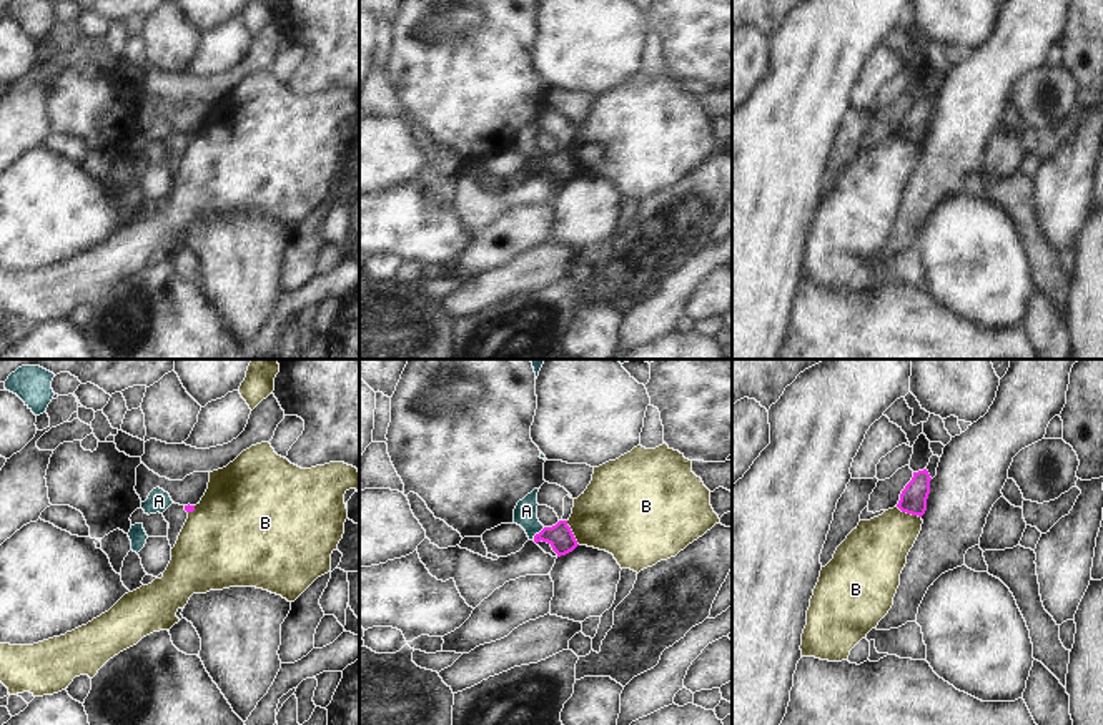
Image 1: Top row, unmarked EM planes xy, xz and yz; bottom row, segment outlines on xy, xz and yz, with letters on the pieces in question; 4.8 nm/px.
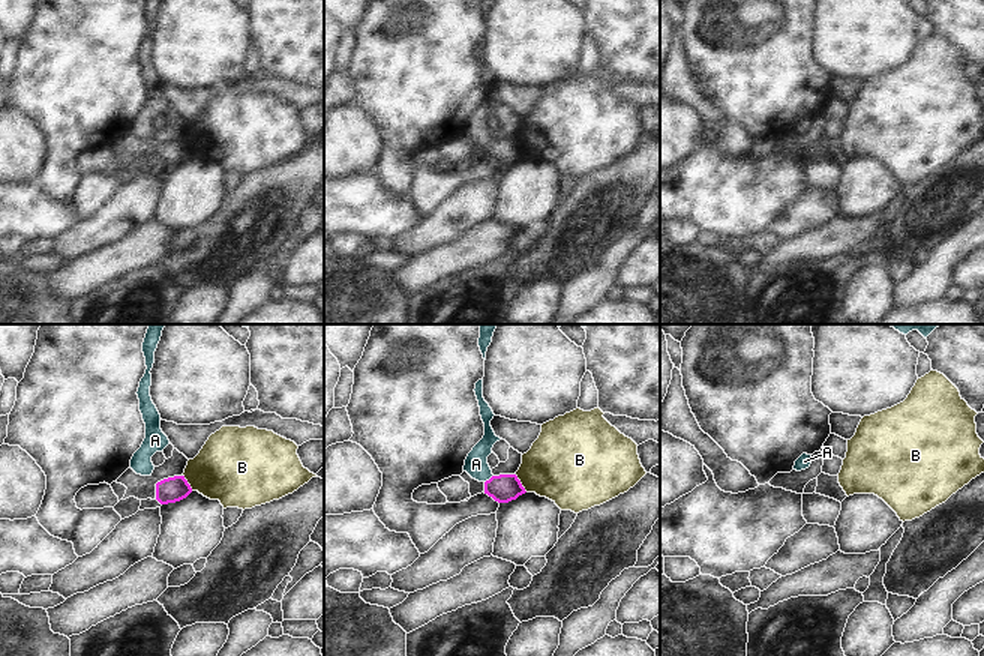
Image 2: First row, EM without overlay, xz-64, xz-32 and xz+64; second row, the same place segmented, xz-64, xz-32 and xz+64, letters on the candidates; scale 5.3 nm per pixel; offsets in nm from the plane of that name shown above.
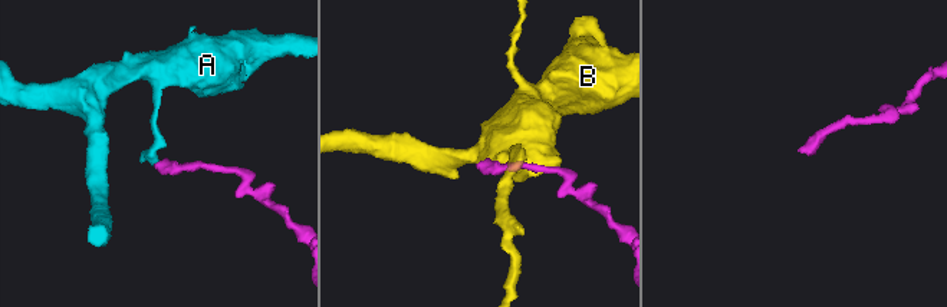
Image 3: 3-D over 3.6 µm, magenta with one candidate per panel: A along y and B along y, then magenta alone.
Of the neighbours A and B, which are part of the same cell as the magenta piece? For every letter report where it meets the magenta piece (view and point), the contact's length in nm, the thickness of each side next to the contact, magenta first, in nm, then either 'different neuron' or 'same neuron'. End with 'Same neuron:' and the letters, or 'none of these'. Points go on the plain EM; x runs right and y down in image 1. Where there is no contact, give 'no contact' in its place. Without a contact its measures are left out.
A: xz (539, 160) | 80 nm | 120/110 nm | same neuron
B: yz (909, 140) | 140 nm | 130/300 nm | different neuron
Same neuron: A

